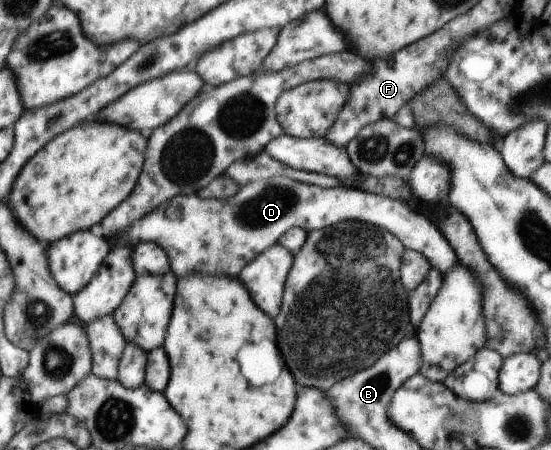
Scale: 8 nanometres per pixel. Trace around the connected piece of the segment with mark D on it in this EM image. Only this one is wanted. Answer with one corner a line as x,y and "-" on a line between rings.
286,176
248,182
229,198
203,200
197,198
196,194
174,196
169,202
161,203
157,210
136,220
117,238
113,237
107,242
110,250
115,244
134,247
151,241
161,245
177,276
189,272
237,276
256,256
277,245
279,237
289,229
299,227
313,232
345,220
363,221
386,228
406,249
423,254
433,269
438,269
443,276
457,262
453,248
443,234
439,234
438,226
404,202
353,187
323,188

